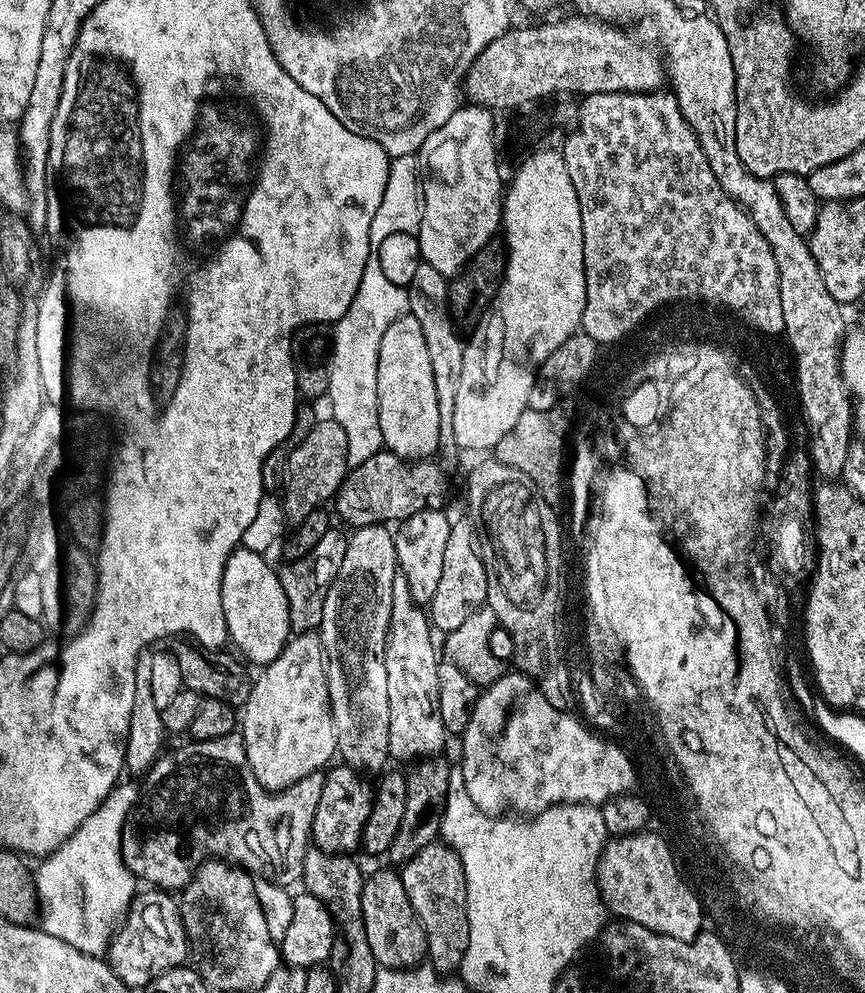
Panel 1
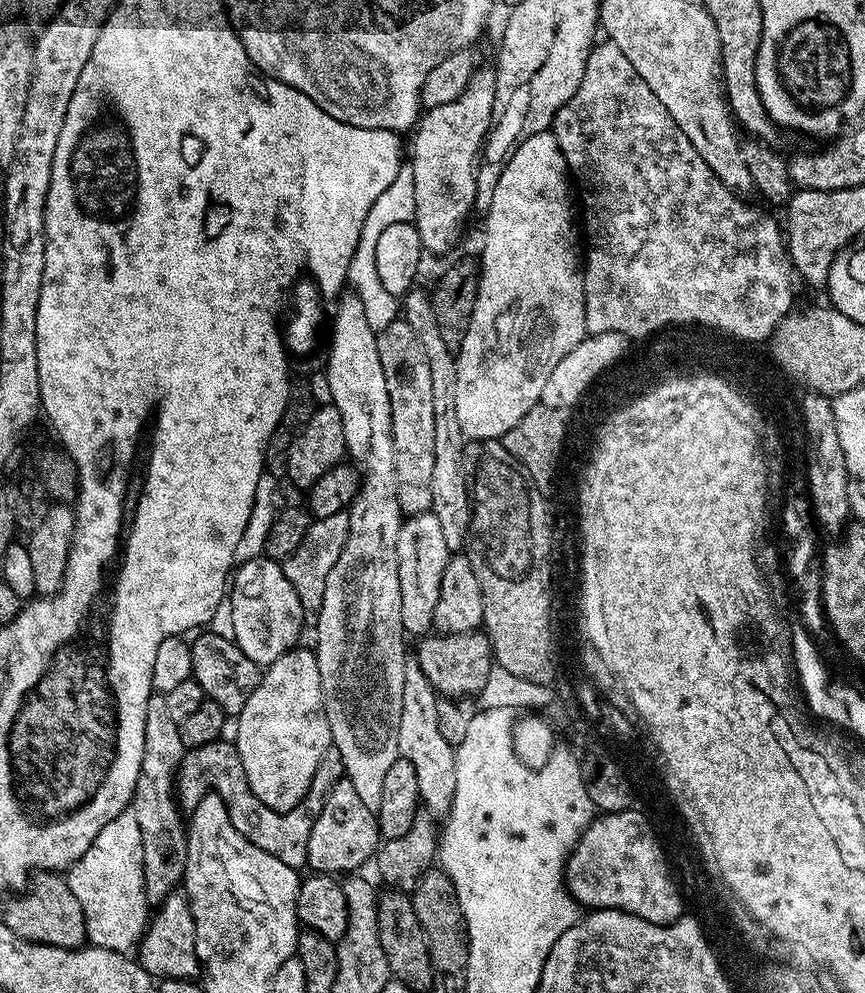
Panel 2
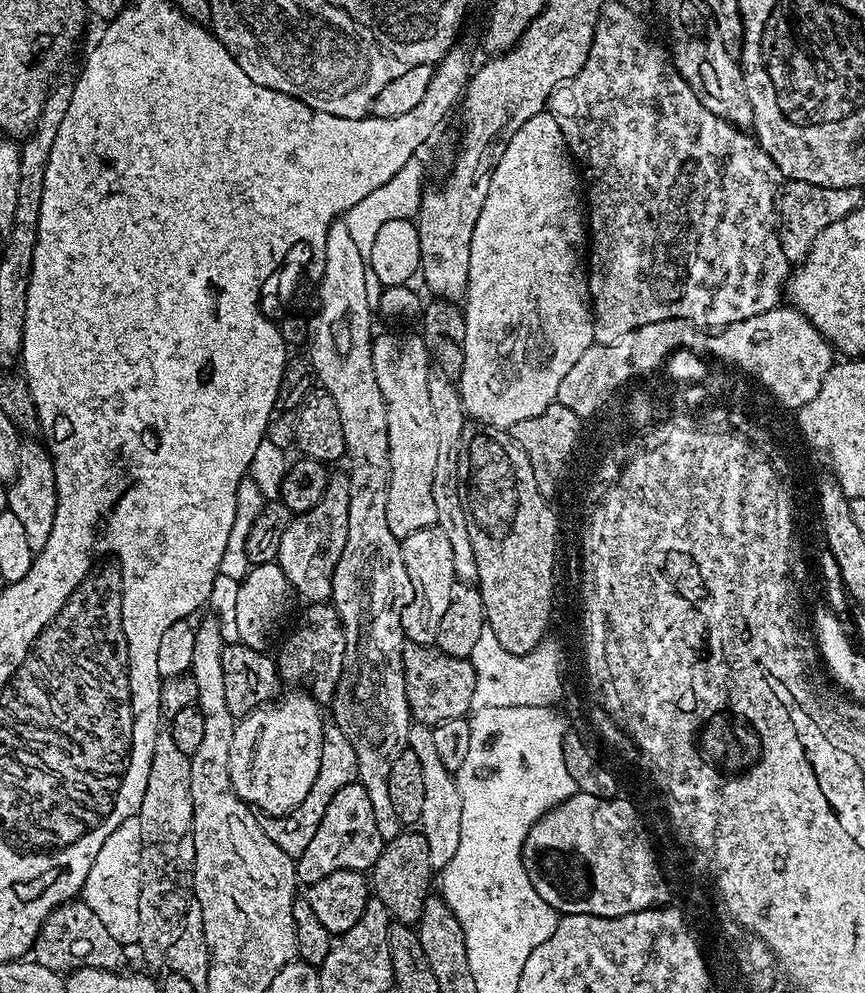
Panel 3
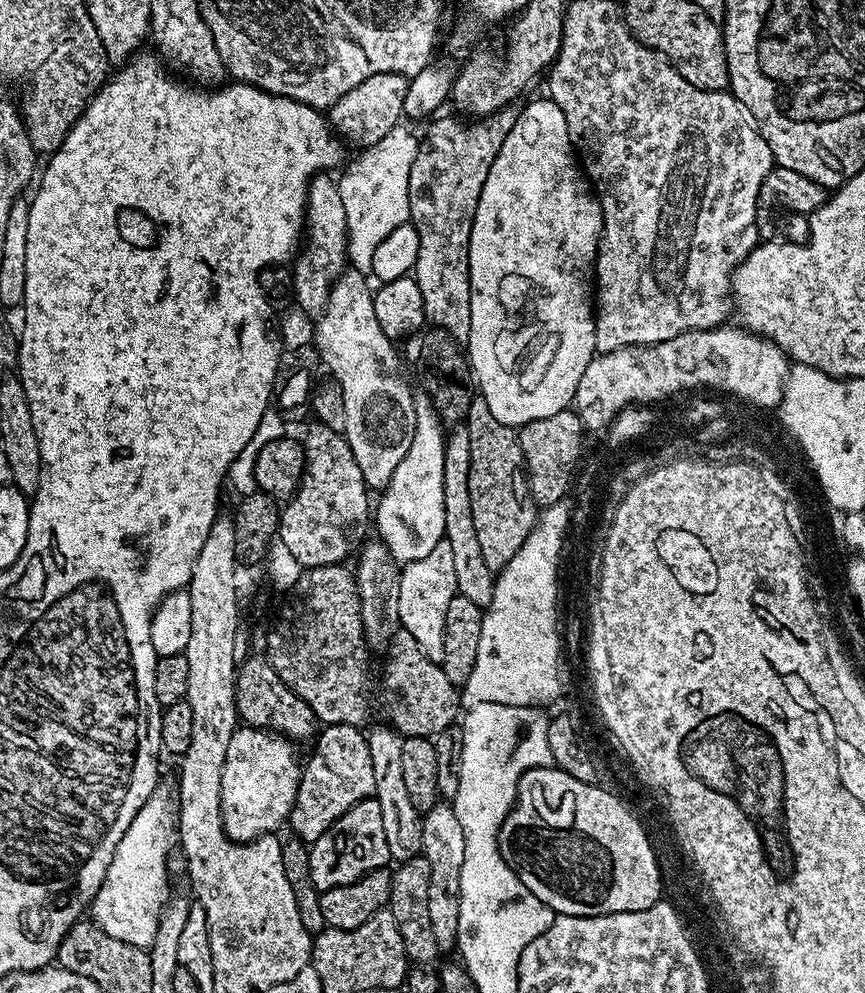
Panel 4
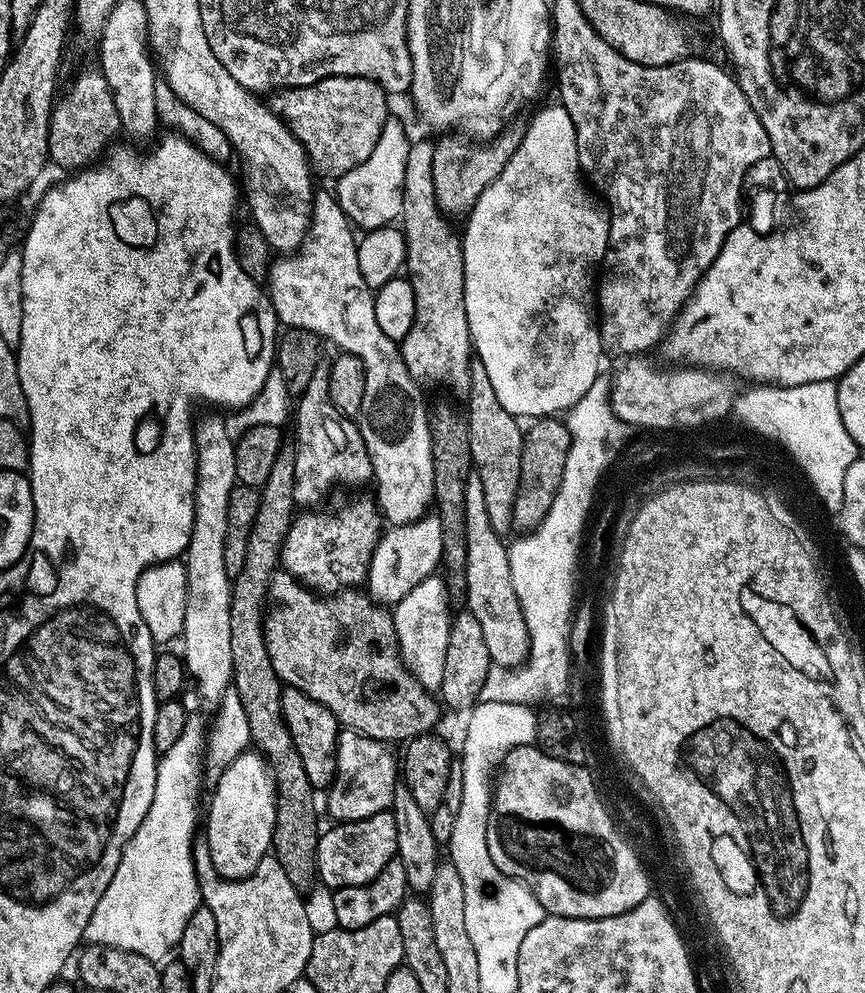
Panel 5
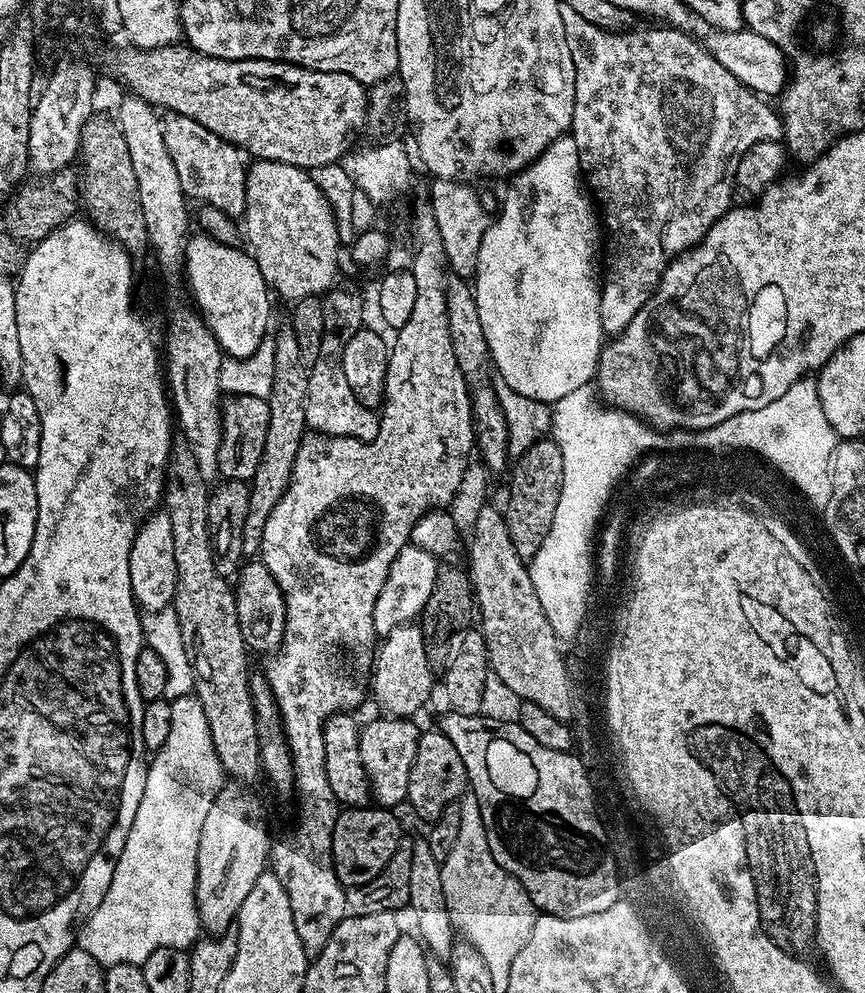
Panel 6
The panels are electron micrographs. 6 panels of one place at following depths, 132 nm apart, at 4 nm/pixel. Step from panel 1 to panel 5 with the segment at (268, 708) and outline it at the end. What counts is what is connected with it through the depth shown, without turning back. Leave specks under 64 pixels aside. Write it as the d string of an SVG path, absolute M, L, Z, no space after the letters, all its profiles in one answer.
M245 750L223 765L212 801L207 801L208 837L206 843L214 868L224 880L244 880L254 874L258 862L269 855L276 825L276 784L268 761L255 750Z

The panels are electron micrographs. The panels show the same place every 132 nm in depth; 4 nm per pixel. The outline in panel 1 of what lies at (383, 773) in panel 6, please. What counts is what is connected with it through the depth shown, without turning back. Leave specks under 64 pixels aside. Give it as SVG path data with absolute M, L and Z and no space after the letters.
M239 731L213 740L188 742L185 748L168 754L161 755L143 777L139 801L124 826L120 843L122 858L137 881L144 883L145 880L148 883L145 885L156 890L183 890L191 882L198 862L205 859L200 848L212 852L208 854L227 858L253 874L272 872L268 873L271 879L284 886L295 880L297 883L303 877L306 854L312 844L314 814L322 799L323 771L310 774L280 792L269 792L256 781L254 770L250 770L244 738Z

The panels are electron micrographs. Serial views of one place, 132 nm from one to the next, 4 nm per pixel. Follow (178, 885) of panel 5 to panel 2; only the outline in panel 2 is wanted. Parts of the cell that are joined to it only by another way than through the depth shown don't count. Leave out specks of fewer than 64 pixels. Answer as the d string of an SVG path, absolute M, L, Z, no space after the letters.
M125 810L118 814L118 818L106 822L98 838L94 838L90 850L86 850L86 854L82 854L82 858L78 858L78 862L67 869L66 879L74 898L78 898L82 905L88 931L87 943L97 948L131 953L139 945L150 919L150 905L144 896L143 888L142 833L135 814L131 810Z

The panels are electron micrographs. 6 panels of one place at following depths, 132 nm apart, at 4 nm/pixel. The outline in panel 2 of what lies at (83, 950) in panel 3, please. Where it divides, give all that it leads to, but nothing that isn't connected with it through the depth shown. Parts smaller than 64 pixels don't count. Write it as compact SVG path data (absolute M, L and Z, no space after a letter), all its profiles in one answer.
M37 872L31 877L30 887L23 894L16 894L4 904L2 922L32 944L45 944L59 948L79 948L88 939L82 905L70 890L67 879L54 872Z

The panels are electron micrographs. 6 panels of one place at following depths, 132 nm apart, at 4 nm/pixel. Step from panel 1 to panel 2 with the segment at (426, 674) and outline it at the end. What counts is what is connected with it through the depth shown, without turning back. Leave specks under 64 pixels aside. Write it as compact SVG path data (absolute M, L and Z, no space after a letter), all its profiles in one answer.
M408 658L404 661L404 670L402 718L398 718L398 750L402 759L410 762L418 774L421 805L430 815L444 818L454 802L456 750L438 730L438 694L430 686L426 674L422 674L422 666L418 666L415 658Z

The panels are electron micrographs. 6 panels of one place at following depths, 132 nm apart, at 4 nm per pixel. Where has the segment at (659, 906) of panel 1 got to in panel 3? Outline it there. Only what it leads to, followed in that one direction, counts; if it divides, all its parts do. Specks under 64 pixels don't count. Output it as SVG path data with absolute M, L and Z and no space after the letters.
M577 791L575 796L571 796L557 808L551 808L529 830L524 843L524 865L530 874L534 890L538 890L540 897L558 914L618 918L669 903L670 885L660 873L653 841L642 823L640 812L628 798L607 800Z

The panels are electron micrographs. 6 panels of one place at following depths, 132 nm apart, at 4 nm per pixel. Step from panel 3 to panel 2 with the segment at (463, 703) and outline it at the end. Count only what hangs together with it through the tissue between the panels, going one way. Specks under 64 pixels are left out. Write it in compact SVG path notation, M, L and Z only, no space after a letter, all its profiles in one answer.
M483 631L466 634L428 634L419 641L414 652L418 666L422 666L422 674L430 682L430 686L444 698L476 698L486 686L486 678L490 678L490 670L494 666L492 643Z

